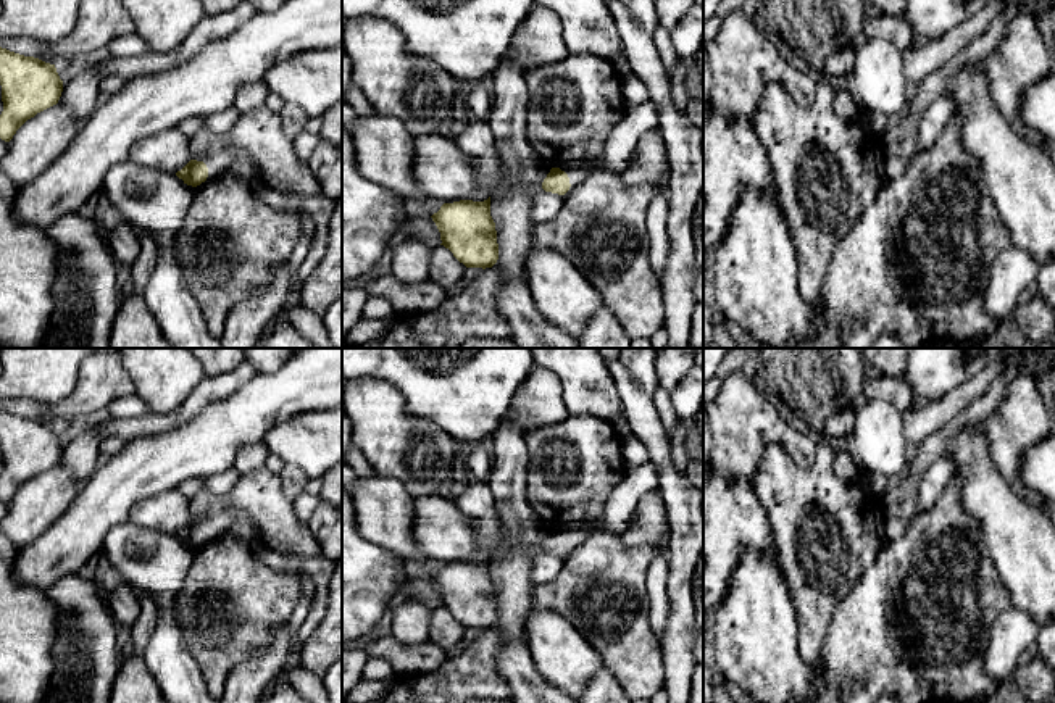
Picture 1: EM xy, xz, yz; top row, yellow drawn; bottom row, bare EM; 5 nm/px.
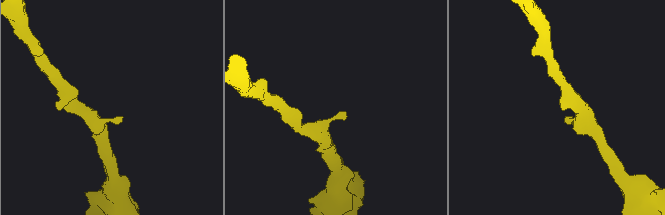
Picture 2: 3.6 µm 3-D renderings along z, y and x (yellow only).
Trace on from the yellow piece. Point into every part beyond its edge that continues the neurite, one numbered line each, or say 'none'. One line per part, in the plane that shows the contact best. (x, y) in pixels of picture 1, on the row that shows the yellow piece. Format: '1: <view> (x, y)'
1: xz (638, 120)

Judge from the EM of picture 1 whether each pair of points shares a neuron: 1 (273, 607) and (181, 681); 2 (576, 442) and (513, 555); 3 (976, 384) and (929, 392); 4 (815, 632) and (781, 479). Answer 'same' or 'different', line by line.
1: different
2: different
3: different
4: same

